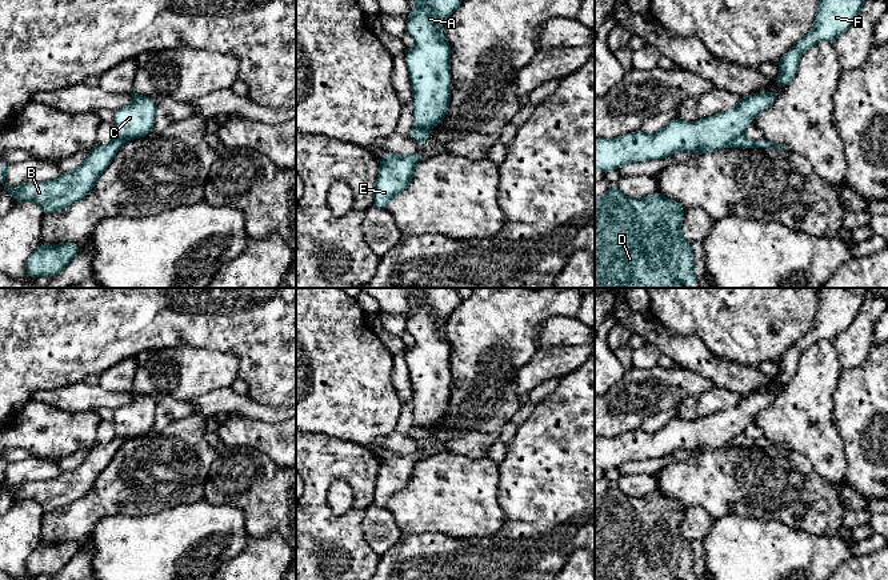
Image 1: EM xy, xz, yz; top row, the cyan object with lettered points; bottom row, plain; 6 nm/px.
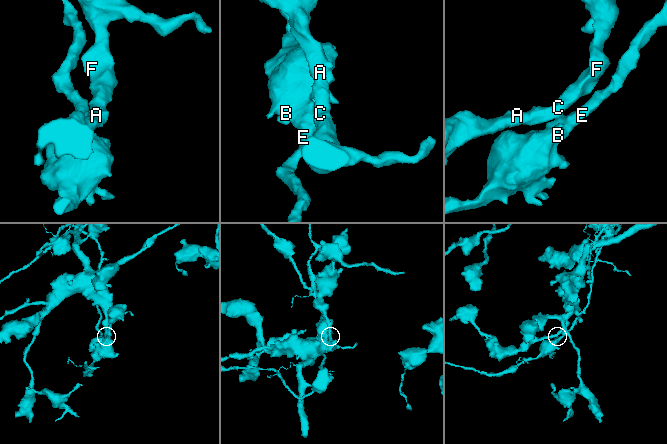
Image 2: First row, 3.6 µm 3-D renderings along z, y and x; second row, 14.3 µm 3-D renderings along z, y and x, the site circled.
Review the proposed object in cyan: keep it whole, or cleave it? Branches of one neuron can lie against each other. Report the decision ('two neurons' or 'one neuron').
two neurons

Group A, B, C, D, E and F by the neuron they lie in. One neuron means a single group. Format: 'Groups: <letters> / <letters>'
Groups: A C F / B D E

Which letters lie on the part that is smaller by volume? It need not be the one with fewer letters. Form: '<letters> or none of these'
B, D, E

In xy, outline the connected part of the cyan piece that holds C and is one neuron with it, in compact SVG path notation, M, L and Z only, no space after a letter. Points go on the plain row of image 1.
M131 391L132 403L113 411L115 435L119 437L133 439L152 431L157 403L143 393Z

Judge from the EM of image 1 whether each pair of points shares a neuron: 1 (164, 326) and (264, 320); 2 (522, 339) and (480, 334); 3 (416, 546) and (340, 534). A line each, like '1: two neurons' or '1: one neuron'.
1: one neuron
2: one neuron
3: two neurons

